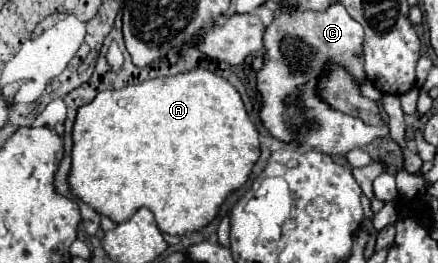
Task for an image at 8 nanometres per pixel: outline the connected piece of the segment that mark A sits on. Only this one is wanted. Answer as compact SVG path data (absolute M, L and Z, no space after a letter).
M197 68L193 72L181 72L175 76L153 78L143 84L125 86L121 90L105 90L105 92L99 92L93 102L81 106L77 112L75 126L73 126L73 166L71 166L71 174L69 174L69 186L77 198L81 198L91 208L95 208L99 214L109 216L117 224L125 222L127 218L131 218L131 214L135 214L135 210L145 206L153 212L155 222L161 232L173 234L173 236L183 236L185 232L197 232L197 230L205 228L219 214L219 208L227 200L227 196L231 192L239 190L247 182L255 162L259 160L259 154L261 154L259 132L257 132L255 124L251 122L237 88L233 84L229 84L223 76L219 76L211 70L205 70L205 68Z

